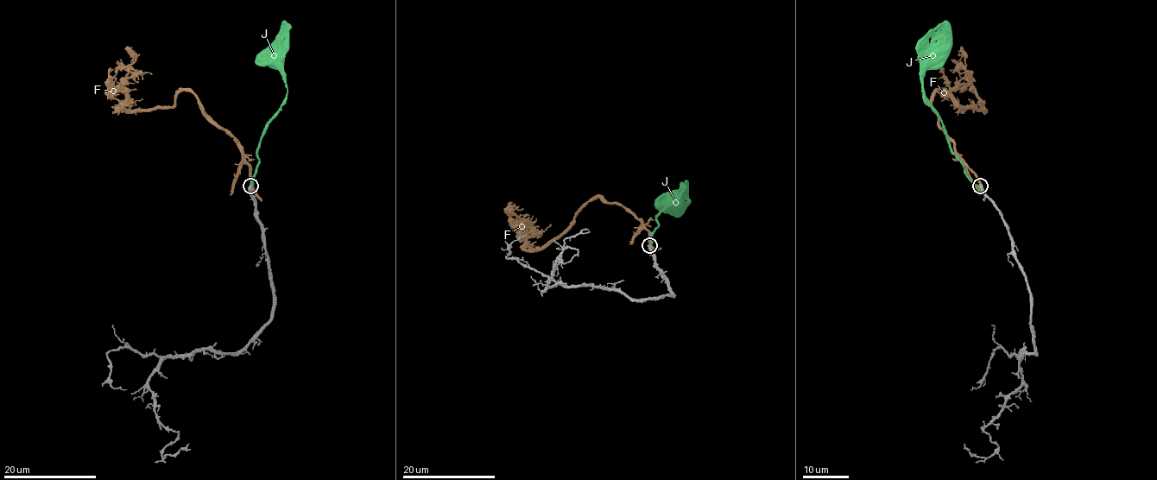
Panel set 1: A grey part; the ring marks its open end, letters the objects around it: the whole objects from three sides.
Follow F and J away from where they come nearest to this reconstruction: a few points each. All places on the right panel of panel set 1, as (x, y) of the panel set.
F: (981, 186), (940, 129), (932, 110), (937, 91), (958, 105), (984, 110), (964, 57), (951, 60)
J: (980, 189), (969, 178), (953, 152), (939, 115), (925, 93), (923, 73), (932, 69), (936, 63)

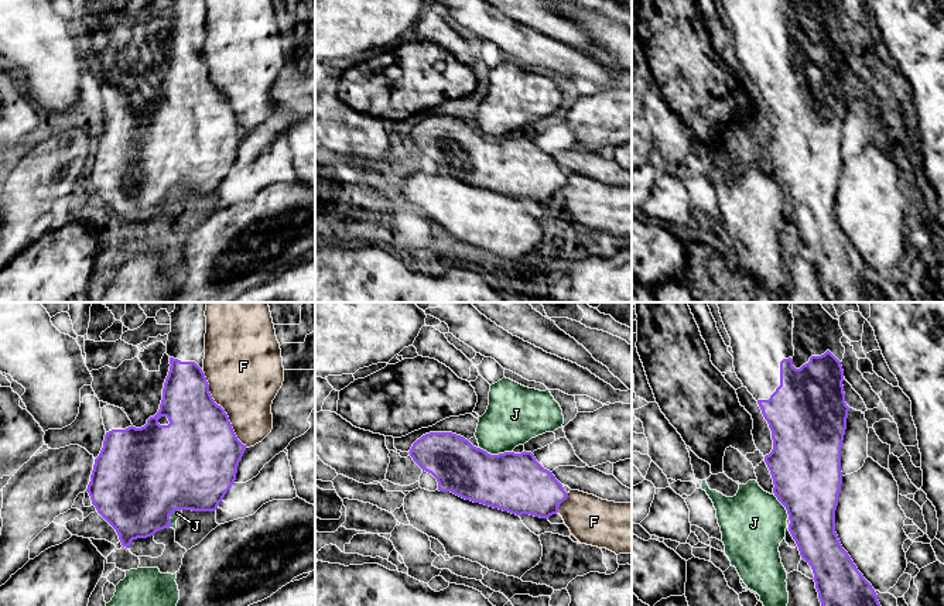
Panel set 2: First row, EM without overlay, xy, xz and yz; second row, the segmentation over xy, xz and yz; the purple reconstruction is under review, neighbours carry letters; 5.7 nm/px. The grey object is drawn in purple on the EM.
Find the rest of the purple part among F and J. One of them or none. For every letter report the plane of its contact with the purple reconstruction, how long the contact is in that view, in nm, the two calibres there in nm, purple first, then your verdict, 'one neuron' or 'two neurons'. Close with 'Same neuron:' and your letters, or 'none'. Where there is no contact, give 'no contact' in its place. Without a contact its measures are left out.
F: xy | 500 nm | 420/440 nm | two neurons
J: xz | 190 nm | 340/320 nm | two neurons
Same neuron: none

